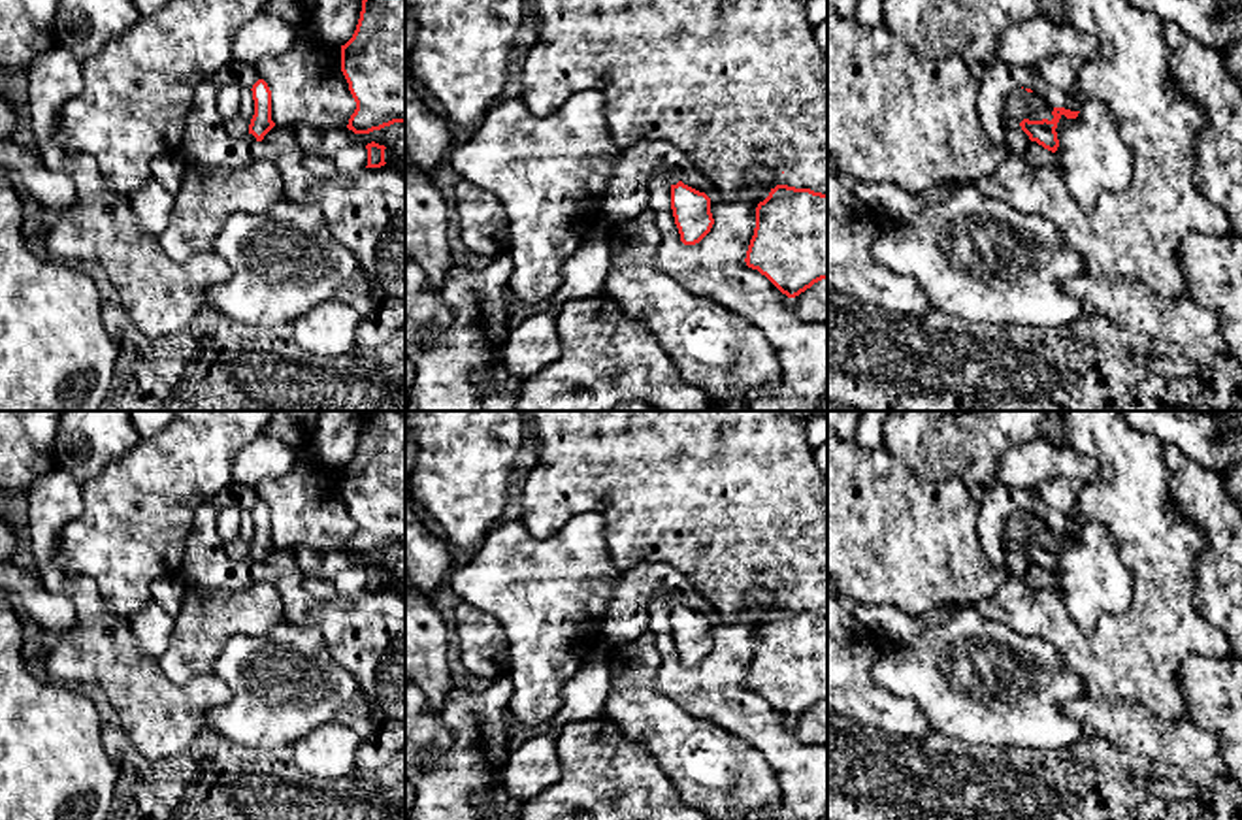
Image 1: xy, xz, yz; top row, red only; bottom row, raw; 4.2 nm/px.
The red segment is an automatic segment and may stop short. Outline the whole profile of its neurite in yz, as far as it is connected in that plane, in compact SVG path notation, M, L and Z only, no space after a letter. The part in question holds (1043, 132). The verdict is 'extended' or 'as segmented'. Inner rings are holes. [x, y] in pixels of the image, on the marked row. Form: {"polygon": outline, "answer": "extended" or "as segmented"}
{"polygon": "M1054 107L1052 115L1054 119L1042 119L1042 121L1029 121L1023 119L1020 123L1021 130L1029 136L1031 141L1037 141L1038 145L1042 145L1044 149L1055 153L1059 147L1059 139L1057 139L1057 123L1059 119L1065 115L1067 119L1076 119L1080 111L1070 111L1065 107Z", "answer": "as segmented"}

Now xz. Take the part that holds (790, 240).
{"polygon": "M776 185L756 207L746 266L795 298L827 279L827 194Z", "answer": "as segmented"}

